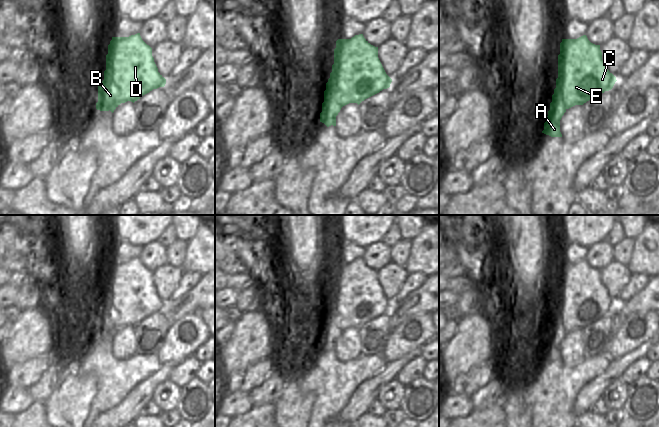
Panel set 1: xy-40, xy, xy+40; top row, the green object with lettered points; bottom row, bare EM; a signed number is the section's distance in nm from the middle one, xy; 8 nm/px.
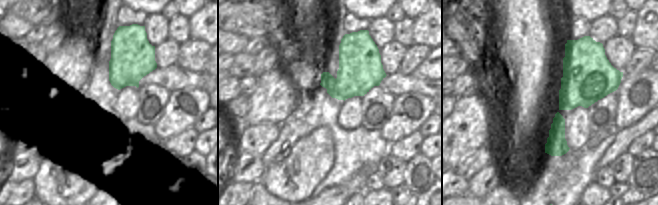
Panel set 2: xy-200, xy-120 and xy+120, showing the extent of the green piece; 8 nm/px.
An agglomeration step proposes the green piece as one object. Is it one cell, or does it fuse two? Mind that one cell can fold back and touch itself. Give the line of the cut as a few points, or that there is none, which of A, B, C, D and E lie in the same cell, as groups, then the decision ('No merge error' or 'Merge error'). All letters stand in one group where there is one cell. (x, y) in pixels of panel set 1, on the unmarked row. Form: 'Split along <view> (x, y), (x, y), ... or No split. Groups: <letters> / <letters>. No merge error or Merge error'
Split along xy (324, 324), (330, 327), (338, 327), (342, 330). Groups: A / B C D E. Merge error.

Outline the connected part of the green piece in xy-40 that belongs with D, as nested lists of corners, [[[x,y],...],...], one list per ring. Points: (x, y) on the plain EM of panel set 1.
[[[140,257],[129,261],[112,261],[106,279],[104,304],[98,309],[96,331],[105,331],[112,337],[127,325],[135,326],[153,313],[164,311],[166,303],[158,296],[152,280],[152,272],[141,262]]]

